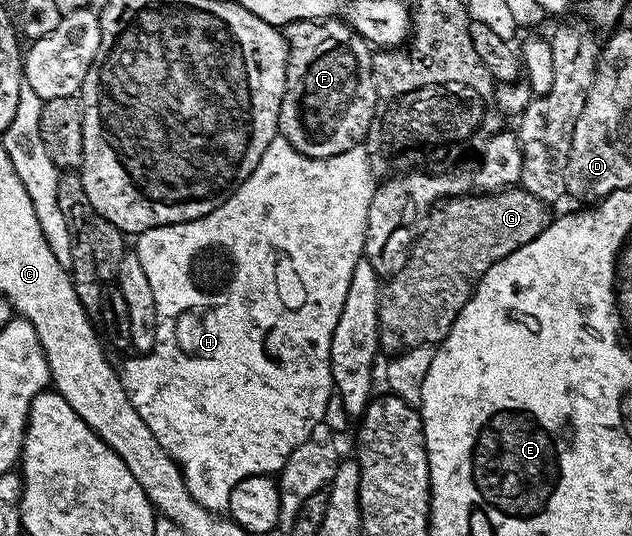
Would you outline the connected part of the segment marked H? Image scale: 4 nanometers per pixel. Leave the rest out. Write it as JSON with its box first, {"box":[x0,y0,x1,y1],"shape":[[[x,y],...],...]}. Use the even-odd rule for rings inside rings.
{"box":[124,137,371,513],"shape":[[[278,137],[273,140],[273,146],[265,150],[265,155],[259,157],[259,165],[256,171],[249,174],[249,179],[243,181],[243,185],[239,185],[239,189],[235,189],[235,193],[223,205],[219,205],[219,209],[215,209],[209,214],[205,214],[201,218],[196,218],[195,221],[177,222],[175,225],[163,225],[155,229],[147,229],[140,232],[136,236],[137,247],[135,253],[139,257],[139,263],[143,265],[143,269],[147,273],[147,281],[151,281],[151,290],[155,293],[155,309],[157,310],[157,345],[154,350],[138,354],[137,359],[133,359],[129,363],[129,379],[124,380],[125,388],[127,389],[127,397],[131,397],[131,405],[135,405],[135,409],[139,413],[139,417],[143,417],[143,421],[147,421],[147,429],[151,429],[151,433],[155,433],[155,437],[159,441],[159,445],[163,445],[163,449],[171,456],[178,467],[181,468],[181,475],[185,478],[187,489],[195,497],[195,501],[199,501],[199,505],[203,505],[208,511],[214,513],[225,513],[229,510],[229,498],[231,491],[235,488],[237,482],[243,481],[245,478],[253,475],[267,475],[272,476],[274,473],[280,472],[281,468],[285,466],[285,462],[291,457],[291,453],[299,445],[303,445],[303,441],[307,441],[307,437],[311,437],[311,433],[320,423],[325,422],[331,428],[334,434],[341,435],[342,432],[347,430],[351,416],[346,411],[345,403],[342,397],[335,393],[332,369],[330,367],[330,351],[332,343],[332,334],[335,333],[337,321],[339,321],[340,314],[343,313],[345,299],[347,297],[349,285],[351,285],[352,270],[355,265],[360,261],[365,249],[365,230],[368,225],[368,209],[371,196],[371,188],[369,189],[369,181],[371,182],[371,172],[369,169],[369,153],[364,146],[352,147],[343,153],[339,153],[335,157],[331,157],[328,161],[315,161],[311,157],[307,157],[303,153],[299,153],[293,146],[290,145],[288,138]],[[225,243],[229,243],[229,248],[232,251],[237,251],[238,257],[243,257],[253,267],[253,271],[241,271],[241,263],[237,263],[237,274],[230,279],[227,277],[227,265],[221,262],[216,262],[214,268],[210,267],[207,263],[201,263],[197,267],[197,258],[200,255],[205,255],[208,251],[213,251],[216,256],[220,258],[225,254]],[[273,250],[281,251],[281,299],[277,299],[277,295],[273,295],[273,291],[277,291],[277,287],[273,287],[273,283],[269,283],[269,279],[273,279],[273,275],[269,275],[269,271],[273,271]]]}

